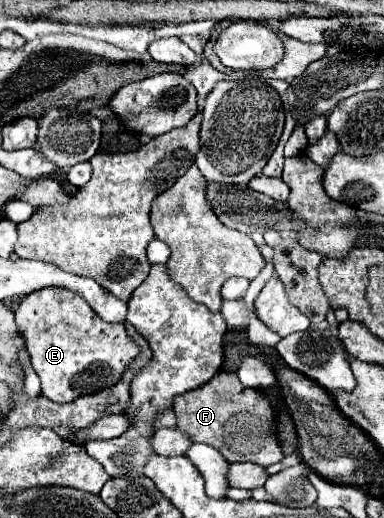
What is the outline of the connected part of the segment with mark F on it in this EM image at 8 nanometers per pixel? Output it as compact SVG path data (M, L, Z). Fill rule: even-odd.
M234 371L216 373L208 383L182 393L174 399L174 413L178 427L194 441L212 445L228 463L250 461L262 467L278 463L284 455L278 445L274 411L270 401L256 389L240 385Z

